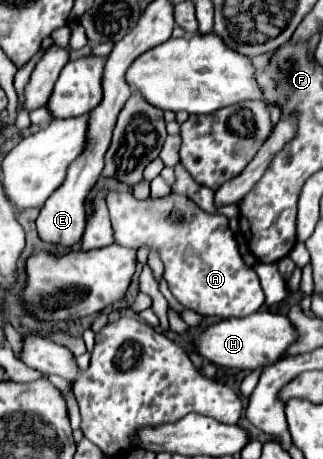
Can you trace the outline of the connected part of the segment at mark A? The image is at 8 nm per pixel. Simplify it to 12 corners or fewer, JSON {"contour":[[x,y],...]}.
{"contour":[[109,193],[115,243],[157,249],[203,317],[265,305],[225,215]]}

